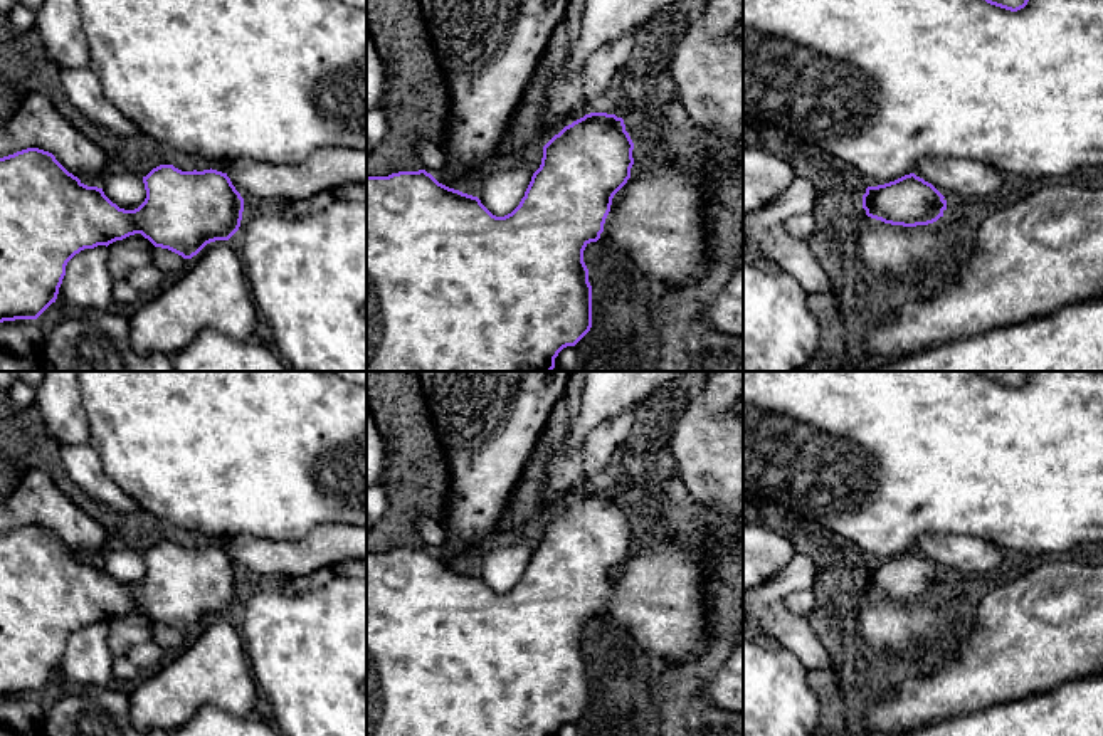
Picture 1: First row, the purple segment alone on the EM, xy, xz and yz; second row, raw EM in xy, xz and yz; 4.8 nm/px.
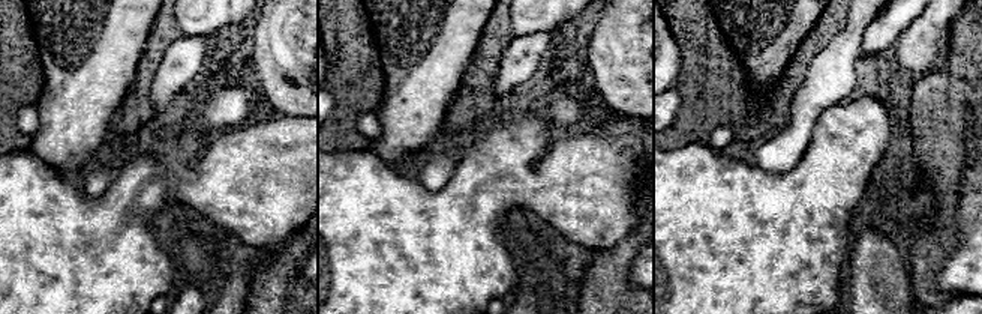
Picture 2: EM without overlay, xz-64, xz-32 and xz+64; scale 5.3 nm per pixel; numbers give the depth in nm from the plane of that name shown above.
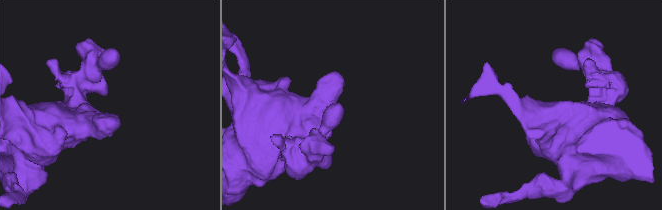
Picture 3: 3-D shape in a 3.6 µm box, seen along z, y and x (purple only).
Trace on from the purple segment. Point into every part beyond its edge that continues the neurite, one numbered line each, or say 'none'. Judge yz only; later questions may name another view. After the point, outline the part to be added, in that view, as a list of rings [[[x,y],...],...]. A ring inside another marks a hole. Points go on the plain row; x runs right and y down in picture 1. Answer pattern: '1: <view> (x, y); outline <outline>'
1: yz (960, 557); outline [[[921,534],[913,549],[960,581],[990,573],[1004,560],[1004,549],[975,536]]]

